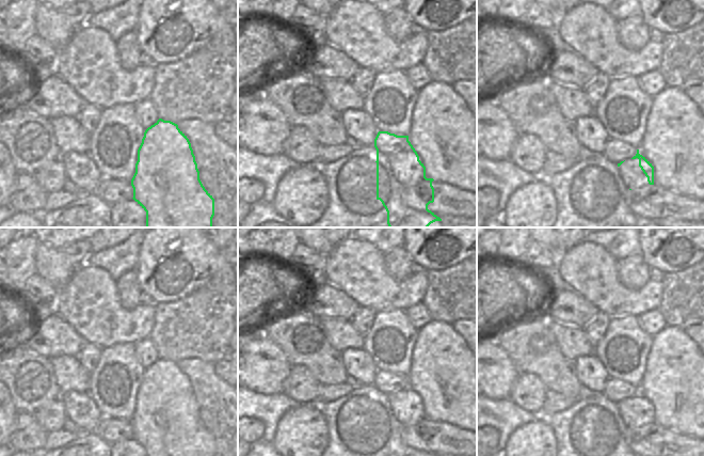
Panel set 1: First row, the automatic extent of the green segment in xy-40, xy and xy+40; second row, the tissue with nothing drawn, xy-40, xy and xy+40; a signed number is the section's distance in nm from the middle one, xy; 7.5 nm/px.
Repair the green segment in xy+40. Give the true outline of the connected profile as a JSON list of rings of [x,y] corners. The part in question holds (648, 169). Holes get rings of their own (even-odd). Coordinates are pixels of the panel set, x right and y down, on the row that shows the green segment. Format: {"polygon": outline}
{"polygon": [[[637,150],[637,154],[631,159],[639,159],[639,167],[647,177],[647,182],[650,185],[654,185],[654,167],[652,163],[642,155],[639,154],[639,150]]]}

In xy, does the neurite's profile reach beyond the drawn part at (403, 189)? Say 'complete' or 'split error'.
complete

